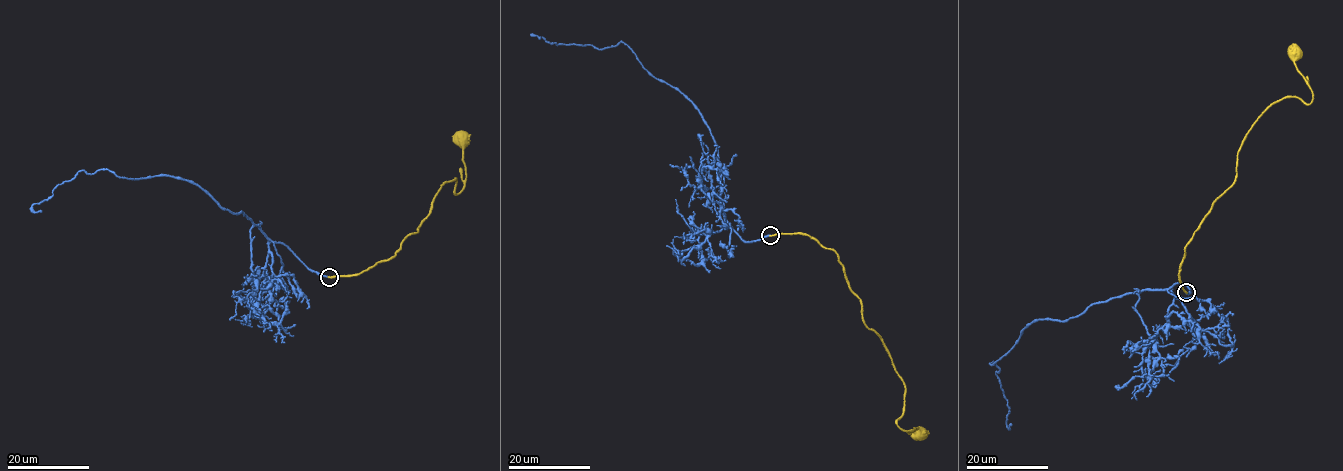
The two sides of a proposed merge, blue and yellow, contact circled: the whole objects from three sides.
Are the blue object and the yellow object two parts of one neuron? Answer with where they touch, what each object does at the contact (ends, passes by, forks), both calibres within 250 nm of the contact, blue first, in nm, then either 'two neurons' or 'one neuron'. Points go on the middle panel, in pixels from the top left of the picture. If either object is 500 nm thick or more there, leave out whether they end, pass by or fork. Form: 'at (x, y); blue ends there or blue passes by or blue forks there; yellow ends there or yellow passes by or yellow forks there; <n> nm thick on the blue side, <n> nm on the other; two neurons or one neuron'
at (770, 235); blue ends there; yellow ends there; 200 nm thick on the blue side, 200 nm on the other; one neuron

